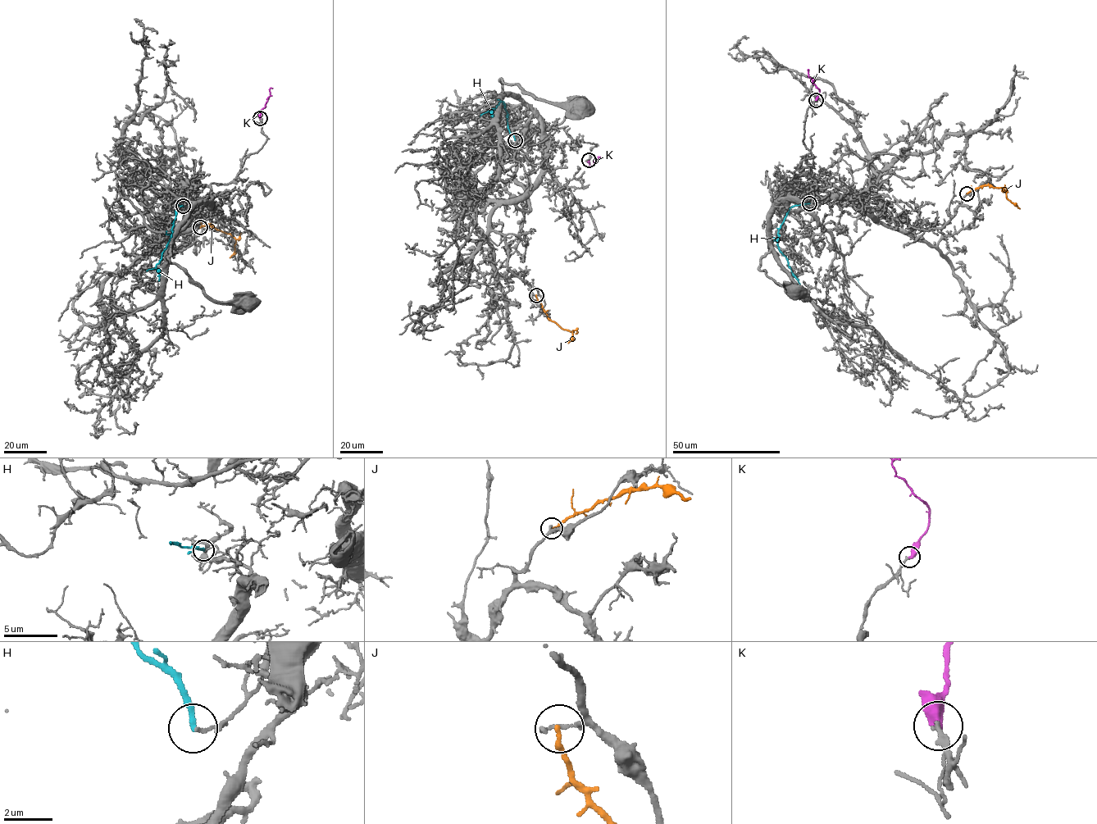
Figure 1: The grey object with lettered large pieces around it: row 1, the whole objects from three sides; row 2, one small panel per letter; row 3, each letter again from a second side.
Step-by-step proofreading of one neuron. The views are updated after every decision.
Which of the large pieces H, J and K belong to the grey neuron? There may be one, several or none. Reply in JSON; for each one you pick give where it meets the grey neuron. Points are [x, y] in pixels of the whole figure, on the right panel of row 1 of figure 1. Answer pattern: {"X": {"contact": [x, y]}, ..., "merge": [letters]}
{"K": {"contact": [816, 100]}, "merge": ["K"]}

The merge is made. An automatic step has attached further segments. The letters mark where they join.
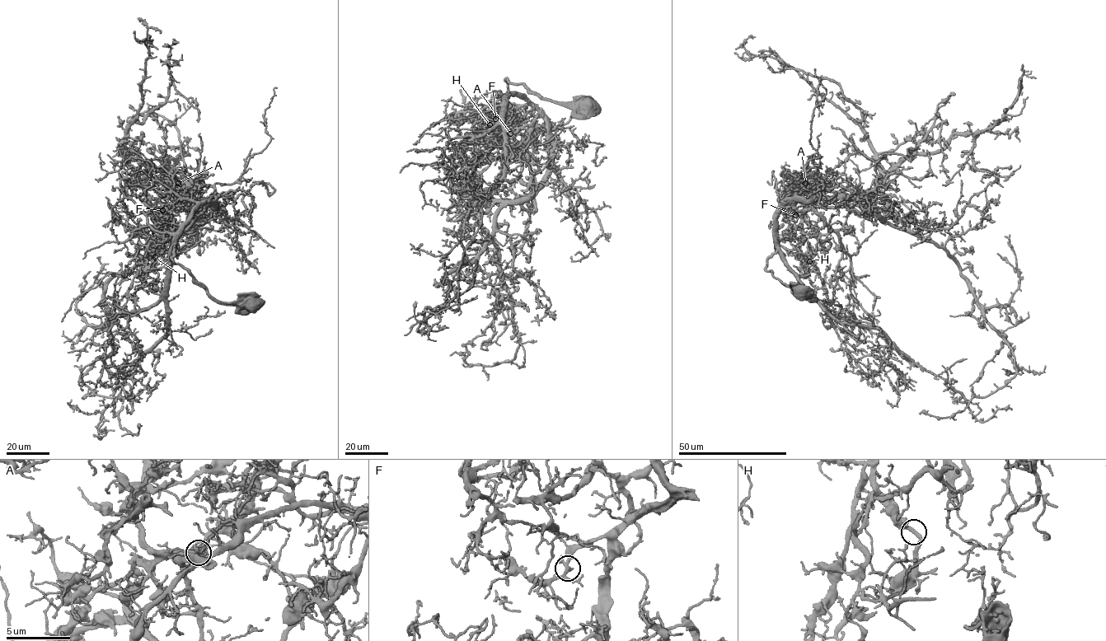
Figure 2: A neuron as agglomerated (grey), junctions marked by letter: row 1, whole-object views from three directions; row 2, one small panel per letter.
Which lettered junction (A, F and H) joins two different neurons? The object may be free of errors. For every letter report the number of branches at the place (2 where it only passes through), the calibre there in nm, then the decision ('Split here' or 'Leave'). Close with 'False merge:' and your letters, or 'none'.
A: Branches: 2. Thickness 340 nm. Split here
F: Branches: 3. Thickness 240 nm. Leave
H: Branches: 2. Thickness 260 nm. Leave
False merge: A

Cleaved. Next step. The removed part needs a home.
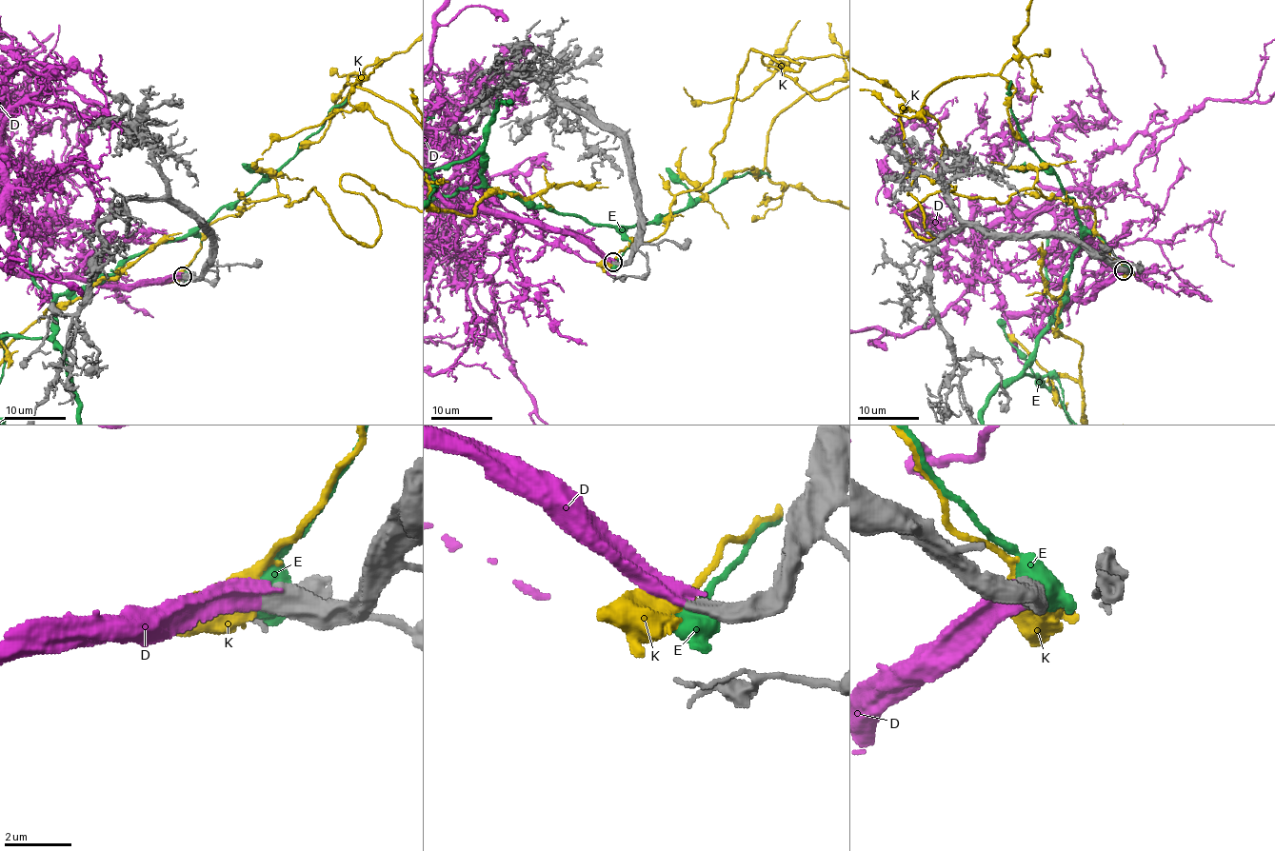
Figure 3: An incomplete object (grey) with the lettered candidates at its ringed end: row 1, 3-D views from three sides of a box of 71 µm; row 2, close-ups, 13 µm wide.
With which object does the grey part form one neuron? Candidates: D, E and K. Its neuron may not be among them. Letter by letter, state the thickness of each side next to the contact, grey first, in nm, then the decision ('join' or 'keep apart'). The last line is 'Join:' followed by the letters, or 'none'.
D: 500/550 nm | join
E: 650/440 nm | keep apart
K: 480/500 nm | keep apart
Join: D

